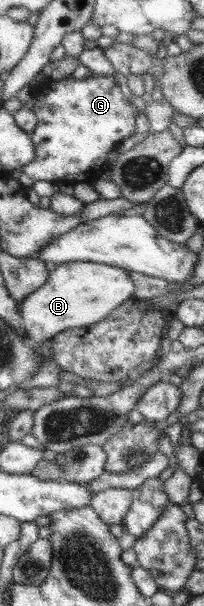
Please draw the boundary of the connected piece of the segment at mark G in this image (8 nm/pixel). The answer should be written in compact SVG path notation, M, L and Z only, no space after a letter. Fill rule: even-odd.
M94 74L91 78L86 78L83 80L75 79L74 77L66 77L62 80L51 80L46 79L46 82L42 82L38 87L33 90L33 98L36 99L34 102L33 112L36 115L37 124L35 129L31 132L30 138L34 143L35 148L35 157L32 159L32 162L25 164L22 167L22 177L17 180L22 184L24 188L31 188L37 180L47 180L48 182L55 183L70 183L75 184L82 180L92 181L96 179L98 176L104 172L104 168L106 167L108 152L111 150L115 150L119 144L121 144L125 139L131 136L134 132L136 116L138 115L138 111L136 107L132 104L128 104L127 100L124 97L122 91L120 91L120 87L115 83L115 80L109 76L102 76Z

